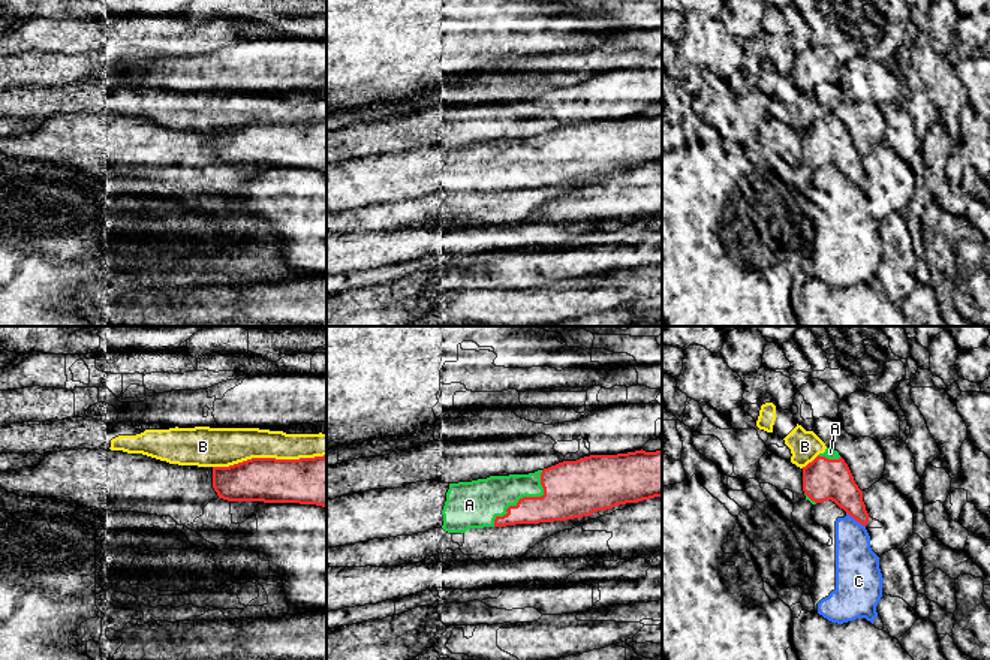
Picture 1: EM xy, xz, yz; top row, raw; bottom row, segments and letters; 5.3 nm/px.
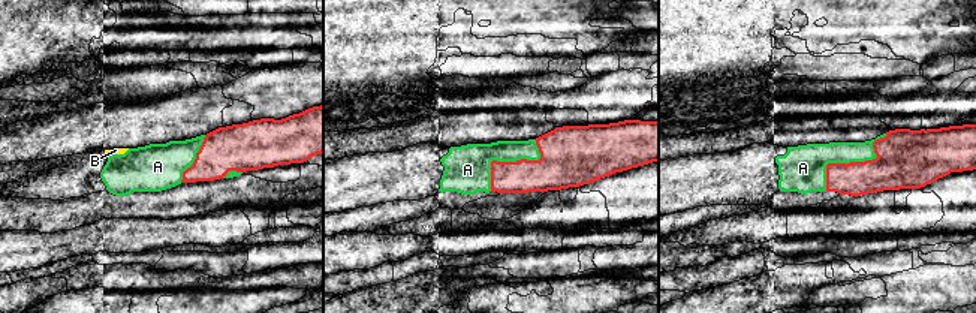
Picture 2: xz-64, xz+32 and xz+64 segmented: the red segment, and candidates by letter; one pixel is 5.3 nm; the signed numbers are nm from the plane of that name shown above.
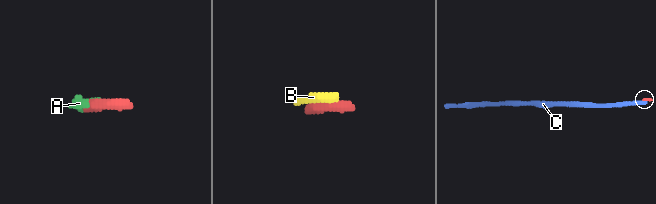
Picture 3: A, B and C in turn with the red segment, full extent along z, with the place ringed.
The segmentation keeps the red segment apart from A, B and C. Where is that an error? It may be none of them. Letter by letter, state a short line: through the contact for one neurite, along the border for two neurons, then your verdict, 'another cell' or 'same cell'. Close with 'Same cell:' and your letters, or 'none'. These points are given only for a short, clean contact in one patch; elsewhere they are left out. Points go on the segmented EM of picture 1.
A: same cell
B: another cell
C: another cell
Same cell: A

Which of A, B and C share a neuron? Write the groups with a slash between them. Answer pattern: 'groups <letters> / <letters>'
groups A / B / C

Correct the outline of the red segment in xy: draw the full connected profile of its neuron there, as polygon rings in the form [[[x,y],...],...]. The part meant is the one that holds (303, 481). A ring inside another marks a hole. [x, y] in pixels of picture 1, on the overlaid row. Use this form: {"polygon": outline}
{"polygon": [[[327,455],[252,458],[213,467],[213,488],[228,501],[300,503],[327,507]]]}

